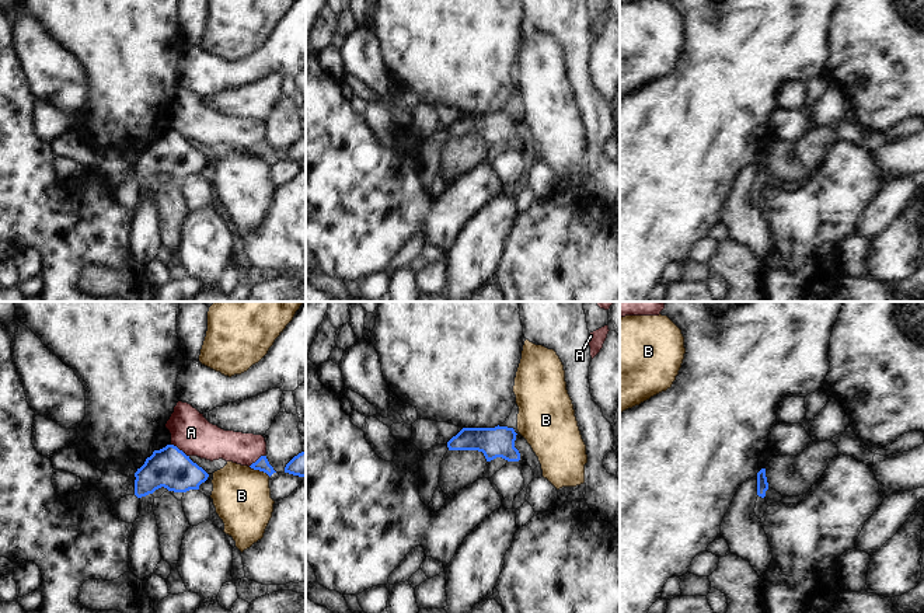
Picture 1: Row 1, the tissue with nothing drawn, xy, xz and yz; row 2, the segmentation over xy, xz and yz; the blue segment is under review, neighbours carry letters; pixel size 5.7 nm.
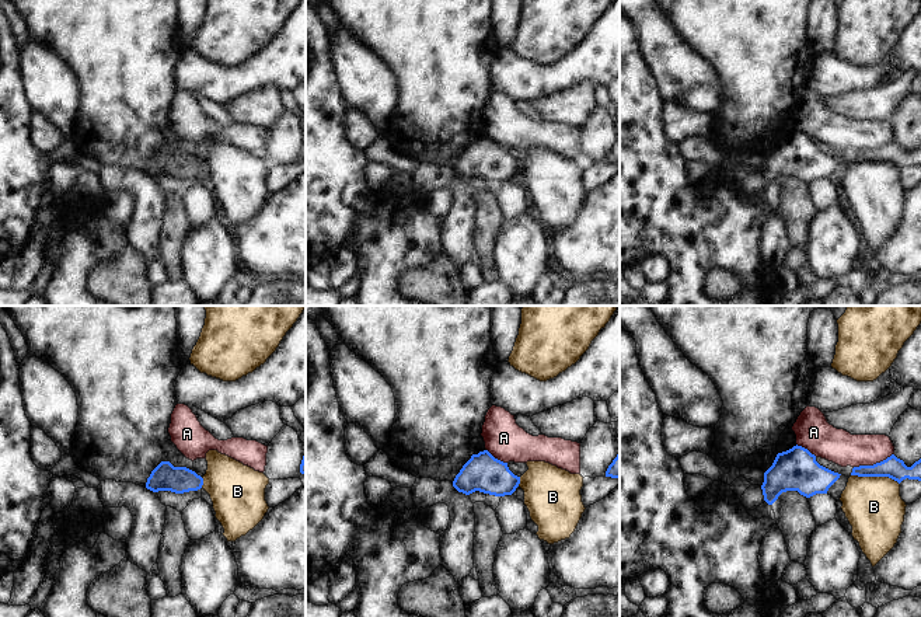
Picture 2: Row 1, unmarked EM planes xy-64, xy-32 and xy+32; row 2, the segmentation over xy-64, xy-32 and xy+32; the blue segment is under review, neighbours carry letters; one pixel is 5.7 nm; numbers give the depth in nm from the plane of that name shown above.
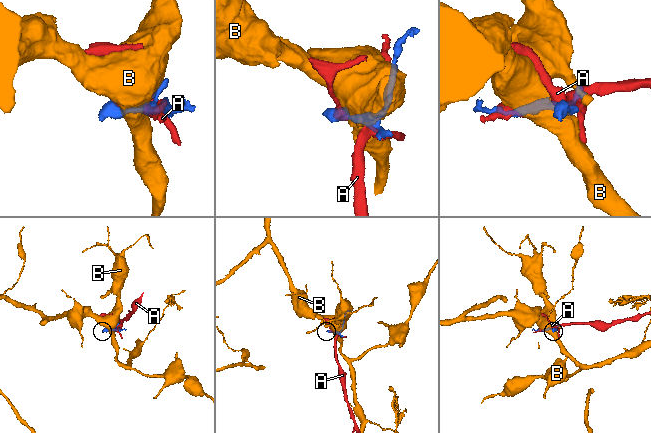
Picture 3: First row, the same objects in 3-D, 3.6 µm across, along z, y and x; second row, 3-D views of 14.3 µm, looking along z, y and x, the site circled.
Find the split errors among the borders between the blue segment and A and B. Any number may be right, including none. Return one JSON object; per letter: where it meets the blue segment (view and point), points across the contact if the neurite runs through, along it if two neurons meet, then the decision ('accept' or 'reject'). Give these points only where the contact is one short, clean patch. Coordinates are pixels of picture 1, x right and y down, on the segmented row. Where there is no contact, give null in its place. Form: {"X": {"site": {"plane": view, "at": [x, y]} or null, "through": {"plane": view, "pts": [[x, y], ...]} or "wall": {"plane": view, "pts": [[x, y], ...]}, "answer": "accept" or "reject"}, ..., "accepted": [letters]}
{"A": {"site": {"plane": "xy", "at": [178, 449]}, "answer": "reject"}, "B": {"site": {"plane": "xy", "at": [260, 470]}, "wall": {"plane": "xy", "pts": [[250, 466], [269, 476]]}, "answer": "reject"}, "accepted": []}

